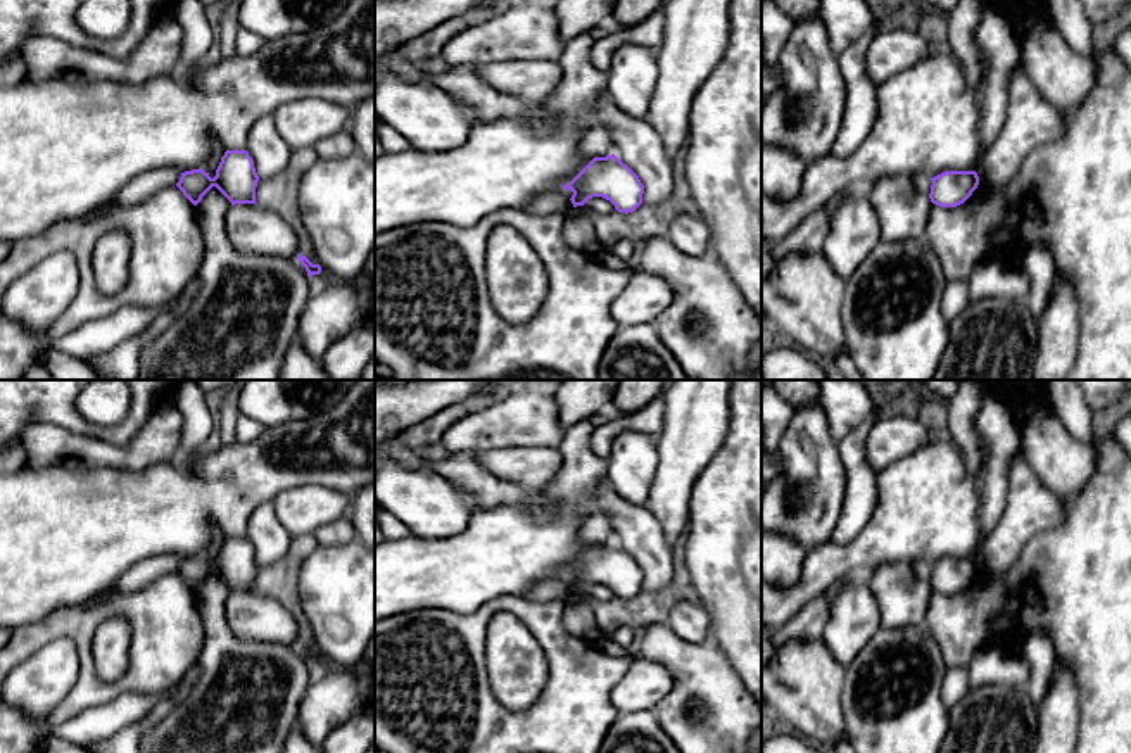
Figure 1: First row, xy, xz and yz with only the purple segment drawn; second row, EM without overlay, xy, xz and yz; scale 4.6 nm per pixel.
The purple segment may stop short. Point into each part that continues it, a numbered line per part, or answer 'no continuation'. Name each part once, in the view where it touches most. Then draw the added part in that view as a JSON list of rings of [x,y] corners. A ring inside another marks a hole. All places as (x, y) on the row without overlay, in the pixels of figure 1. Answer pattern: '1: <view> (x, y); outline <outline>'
no continuation

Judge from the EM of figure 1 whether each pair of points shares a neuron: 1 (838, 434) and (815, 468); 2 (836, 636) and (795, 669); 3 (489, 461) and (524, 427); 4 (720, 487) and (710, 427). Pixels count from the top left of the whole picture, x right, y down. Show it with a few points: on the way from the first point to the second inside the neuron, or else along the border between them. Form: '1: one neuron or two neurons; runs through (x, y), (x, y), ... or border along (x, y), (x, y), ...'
1: two neurons; border along (819, 401), (829, 434), (838, 442)
2: two neurons; border along (821, 639), (843, 667)
3: two neurons; border along (544, 448), (496, 446), (472, 453)
4: two neurons; border along (731, 417), (722, 446), (703, 468), (693, 489)

